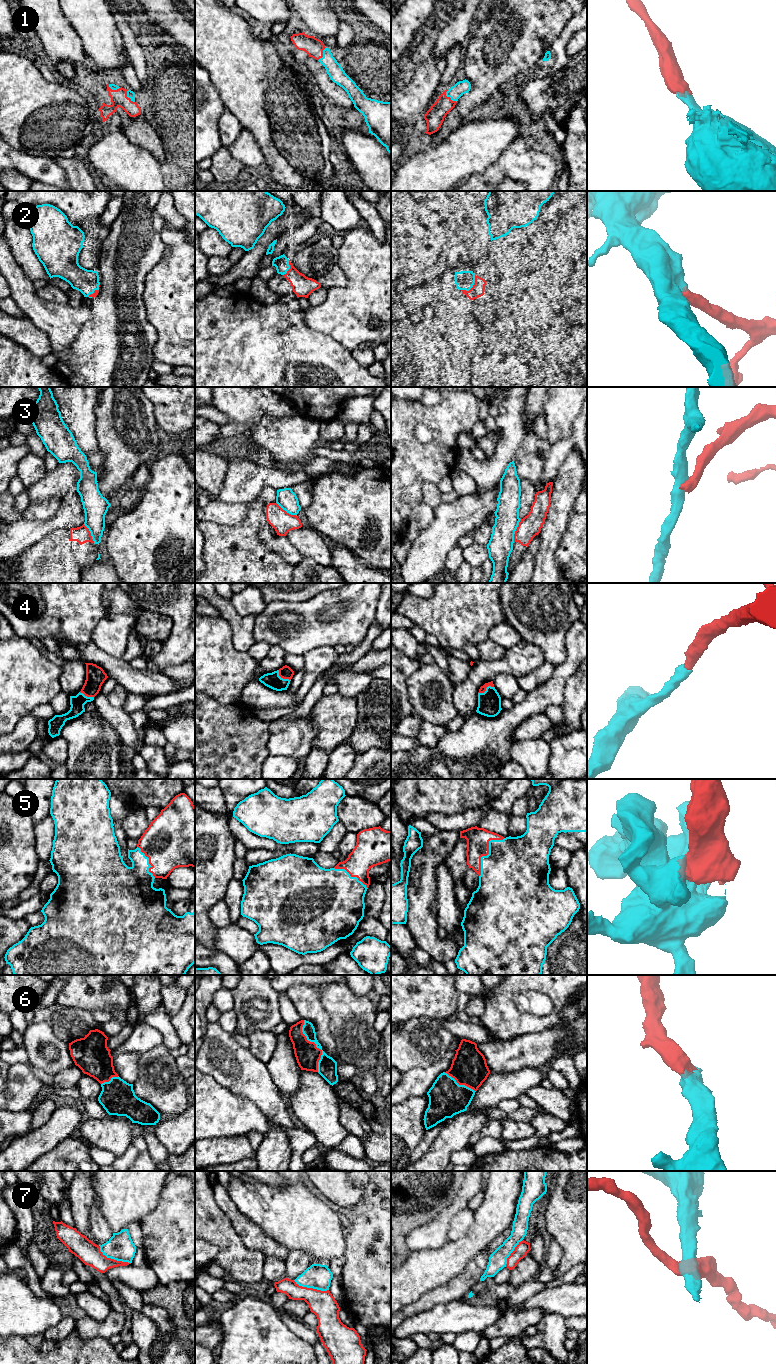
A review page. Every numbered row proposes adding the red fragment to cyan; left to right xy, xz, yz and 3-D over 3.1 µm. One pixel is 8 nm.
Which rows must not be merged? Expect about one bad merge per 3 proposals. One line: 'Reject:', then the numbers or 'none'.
Reject: 3, 7

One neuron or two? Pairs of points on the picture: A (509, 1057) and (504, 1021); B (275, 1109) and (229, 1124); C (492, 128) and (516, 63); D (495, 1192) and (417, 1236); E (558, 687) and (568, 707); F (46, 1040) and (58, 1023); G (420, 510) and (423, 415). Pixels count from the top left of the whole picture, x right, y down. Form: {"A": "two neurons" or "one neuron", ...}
{"A": "two neurons", "B": "two neurons", "C": "two neurons", "D": "two neurons", "E": "two neurons", "F": "two neurons", "G": "two neurons"}

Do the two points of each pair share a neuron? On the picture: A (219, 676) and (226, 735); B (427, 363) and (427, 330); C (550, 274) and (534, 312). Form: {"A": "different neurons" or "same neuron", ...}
{"A": "different neurons", "B": "same neuron", "C": "same neuron"}

